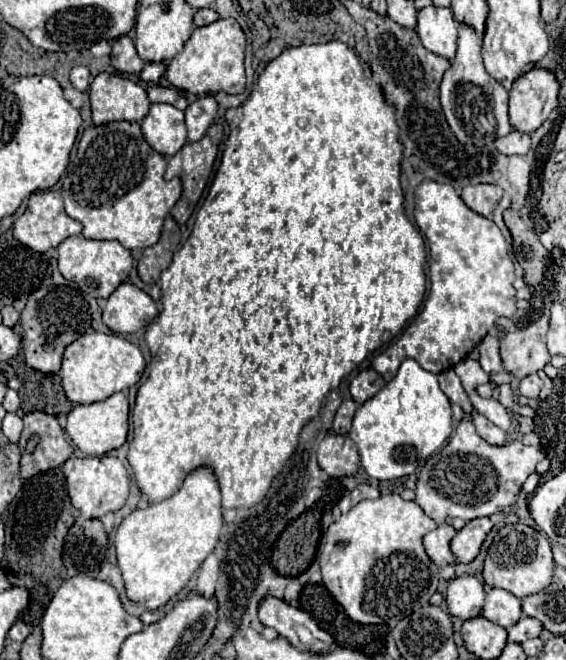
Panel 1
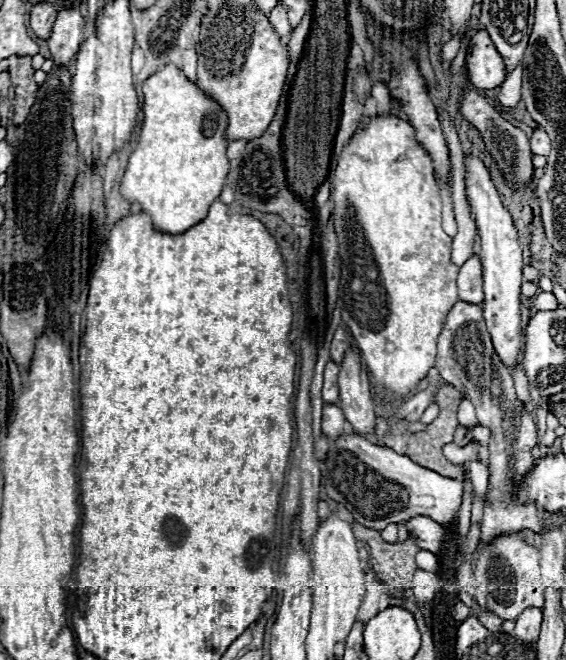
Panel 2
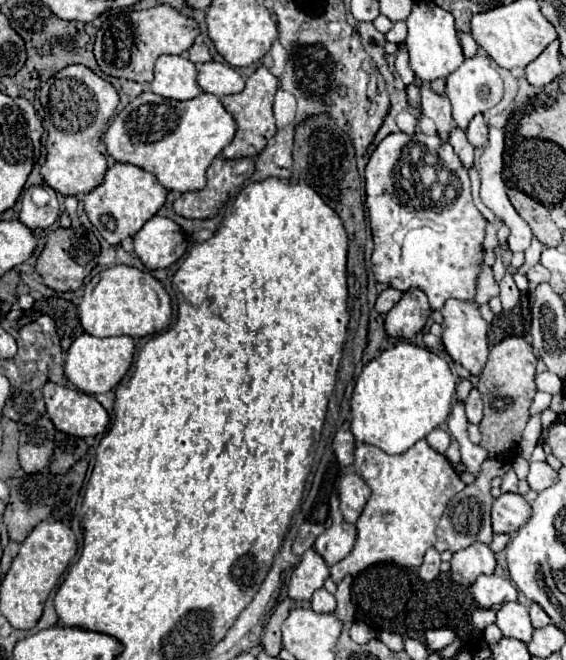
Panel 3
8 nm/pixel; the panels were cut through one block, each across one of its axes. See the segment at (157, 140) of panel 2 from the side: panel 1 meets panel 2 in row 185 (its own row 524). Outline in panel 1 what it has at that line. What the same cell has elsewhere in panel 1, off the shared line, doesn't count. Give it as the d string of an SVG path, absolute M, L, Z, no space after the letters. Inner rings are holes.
M210 466L194 468L174 496L162 502L150 502L128 514L114 538L128 598L150 610L168 604L214 550L222 526L220 486Z

